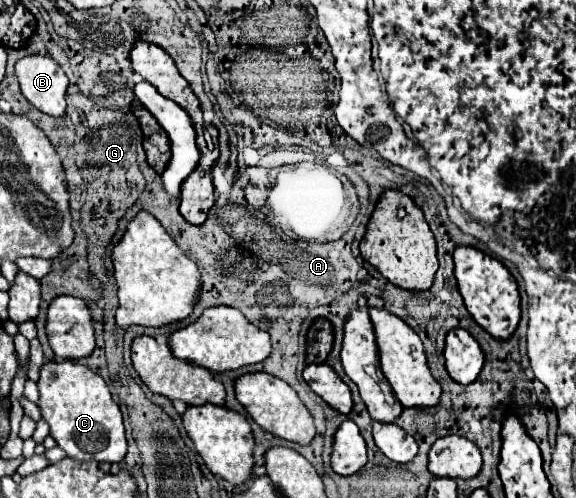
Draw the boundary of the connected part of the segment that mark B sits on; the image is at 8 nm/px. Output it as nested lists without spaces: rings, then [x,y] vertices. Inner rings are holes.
[[[26,56],[16,64],[22,94],[40,112],[50,116],[66,114],[68,78],[50,56]]]

